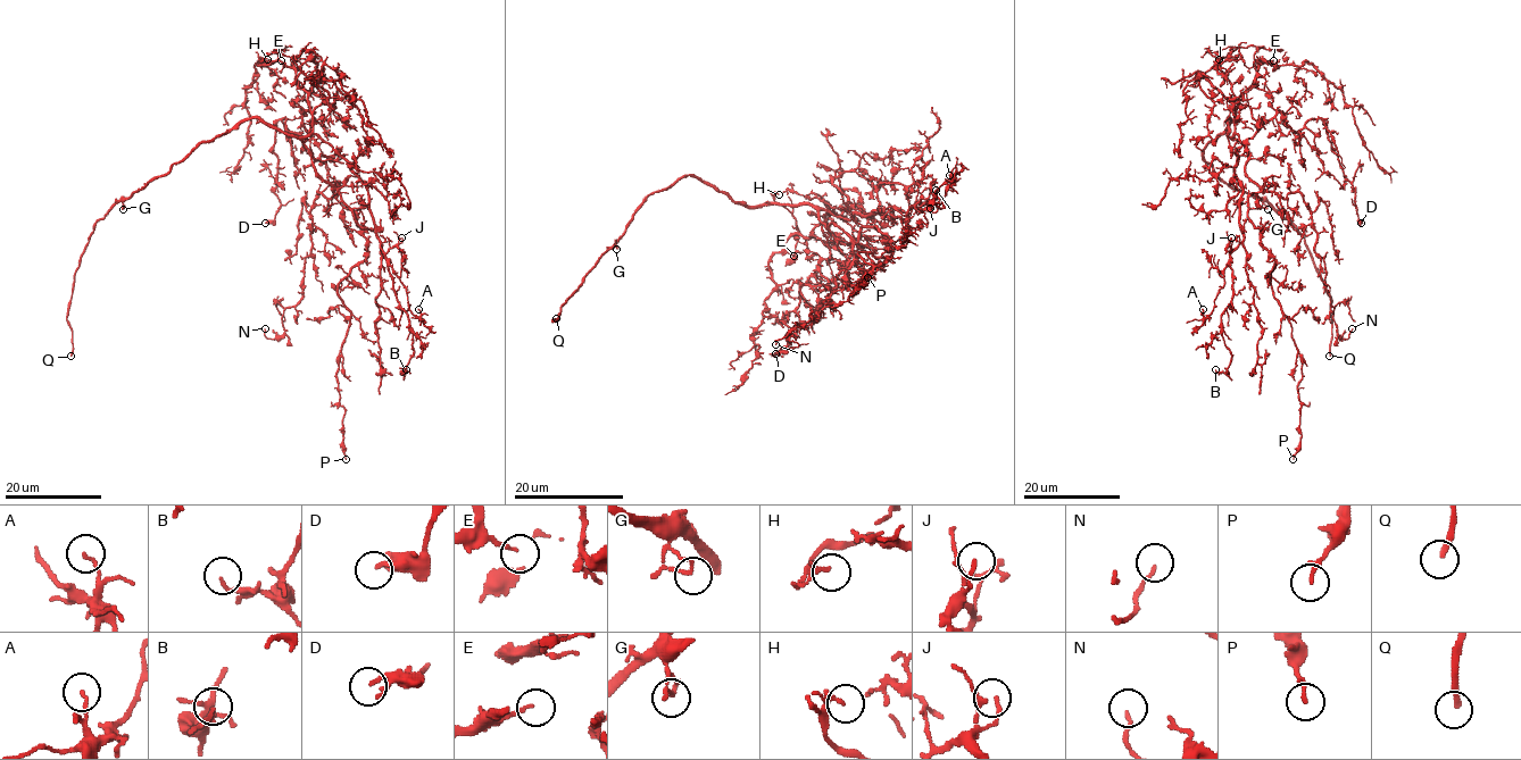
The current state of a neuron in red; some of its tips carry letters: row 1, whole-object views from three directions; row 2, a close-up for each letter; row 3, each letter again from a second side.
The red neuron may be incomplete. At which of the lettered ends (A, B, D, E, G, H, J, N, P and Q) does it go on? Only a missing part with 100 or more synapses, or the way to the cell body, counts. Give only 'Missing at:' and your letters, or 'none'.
Missing at: Q

